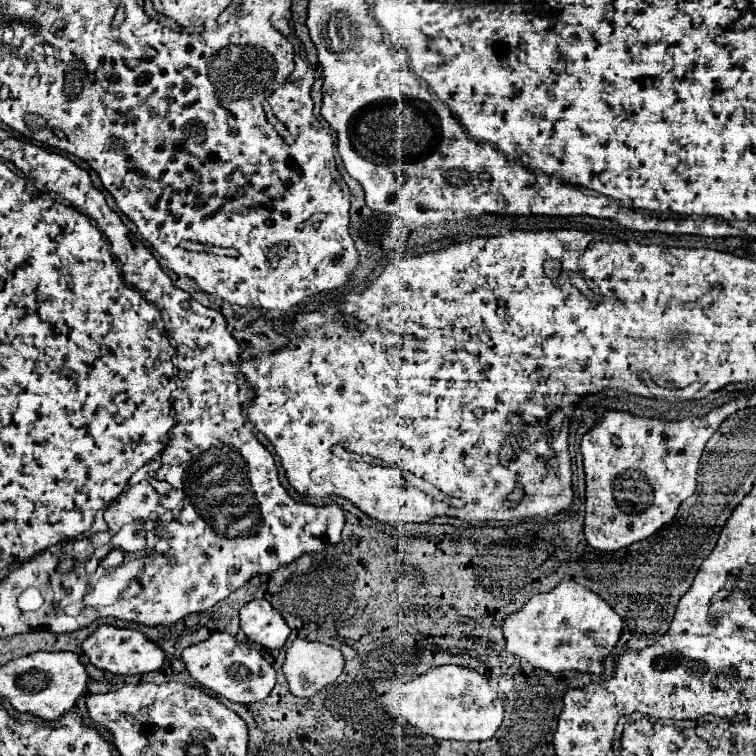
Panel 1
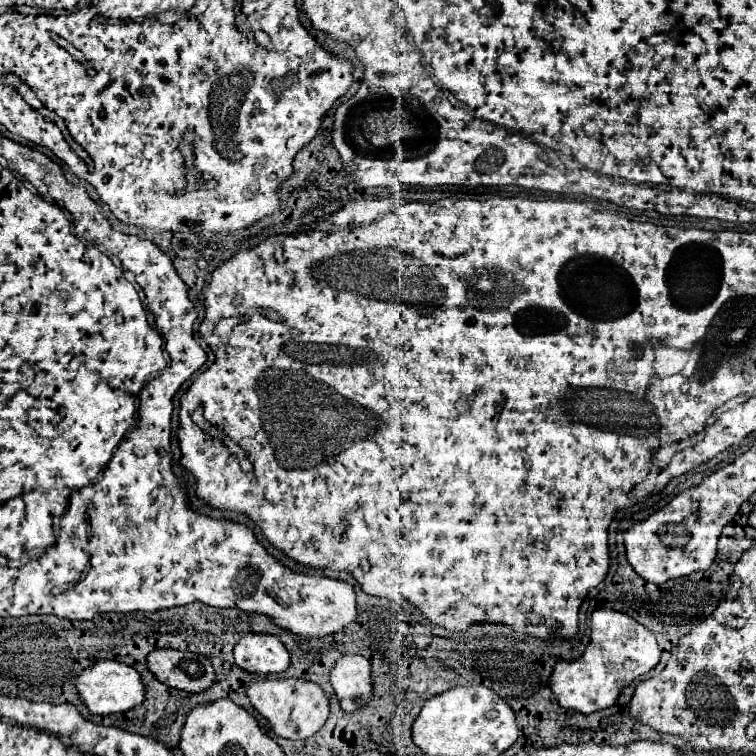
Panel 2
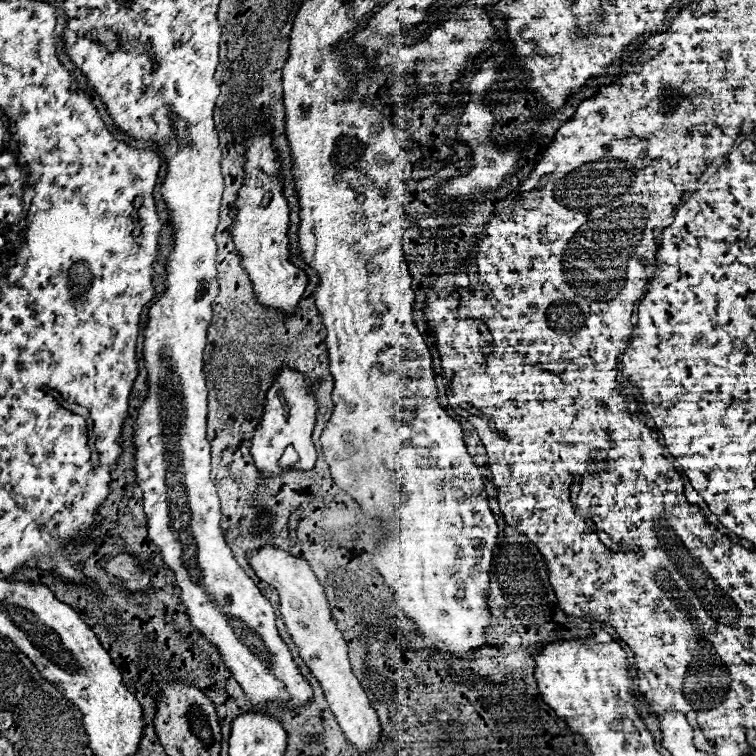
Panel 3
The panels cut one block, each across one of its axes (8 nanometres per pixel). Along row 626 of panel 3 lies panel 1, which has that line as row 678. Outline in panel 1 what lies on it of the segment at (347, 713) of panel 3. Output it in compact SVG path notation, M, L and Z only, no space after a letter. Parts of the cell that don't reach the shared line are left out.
M294 640L286 652L282 672L290 684L290 692L298 698L314 696L320 688L332 684L344 670L342 652L310 640Z

